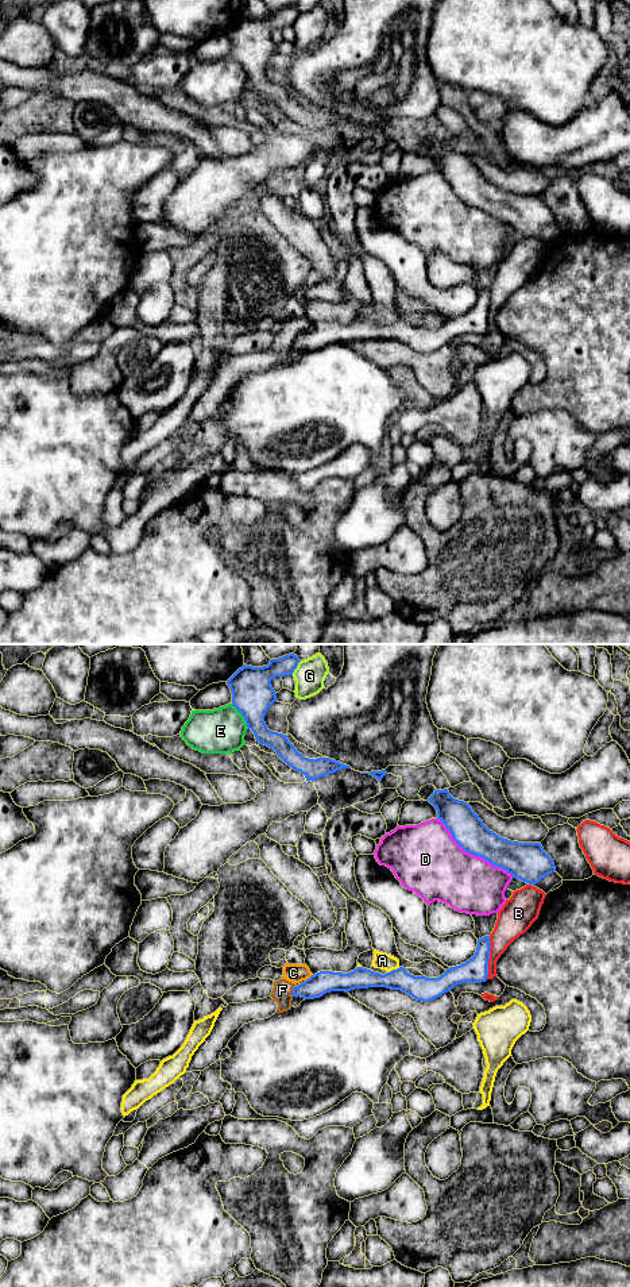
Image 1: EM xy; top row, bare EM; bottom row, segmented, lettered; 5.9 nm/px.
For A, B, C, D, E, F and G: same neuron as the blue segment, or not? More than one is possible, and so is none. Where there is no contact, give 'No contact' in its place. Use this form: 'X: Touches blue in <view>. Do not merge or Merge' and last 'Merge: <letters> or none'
A: Touches blue in xy. Do not merge
B: Touches blue in xy. Do not merge
C: Touches blue in xy. Do not merge
D: Touches blue in xy. Do not merge
E: Touches blue in xy. Do not merge
F: Touches blue in xy. Do not merge
G: Touches blue in xy. Do not merge
Merge: none

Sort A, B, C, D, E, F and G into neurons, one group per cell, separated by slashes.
A / B / C F / D / E / G

